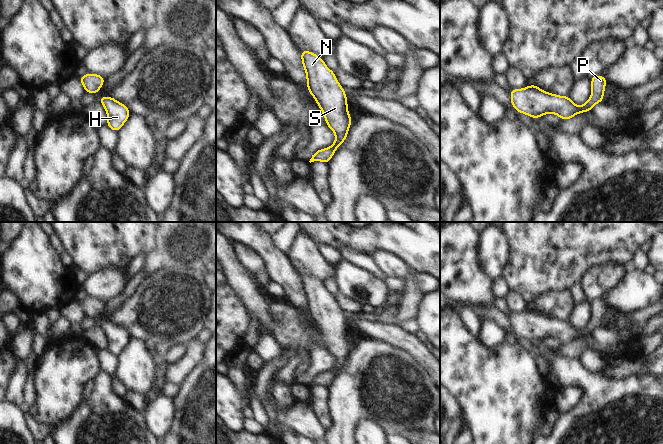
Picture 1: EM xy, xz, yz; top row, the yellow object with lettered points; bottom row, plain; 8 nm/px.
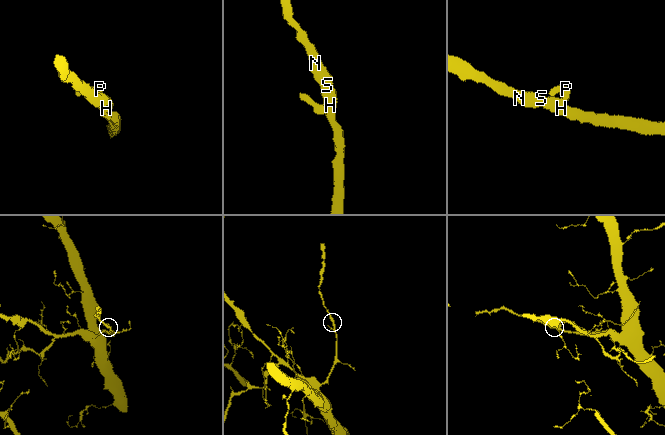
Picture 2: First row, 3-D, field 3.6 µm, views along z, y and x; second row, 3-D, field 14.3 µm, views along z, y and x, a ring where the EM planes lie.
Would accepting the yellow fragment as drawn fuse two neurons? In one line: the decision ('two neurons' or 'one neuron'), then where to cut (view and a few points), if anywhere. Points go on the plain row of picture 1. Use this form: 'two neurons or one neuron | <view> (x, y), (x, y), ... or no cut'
one neuron | no cut

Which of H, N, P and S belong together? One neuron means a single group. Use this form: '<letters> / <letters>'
H N P S

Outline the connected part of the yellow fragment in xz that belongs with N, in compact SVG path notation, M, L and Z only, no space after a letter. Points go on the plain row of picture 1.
M308 274L299 277L306 297L307 314L314 321L324 339L326 349L336 361L329 372L317 374L309 386L320 385L329 388L335 375L346 364L352 347L347 333L347 319L334 295L325 289L323 282Z

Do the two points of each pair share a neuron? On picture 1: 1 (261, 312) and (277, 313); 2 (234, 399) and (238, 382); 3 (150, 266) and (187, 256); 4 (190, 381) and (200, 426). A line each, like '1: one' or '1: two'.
1: two
2: two
3: one
4: one

